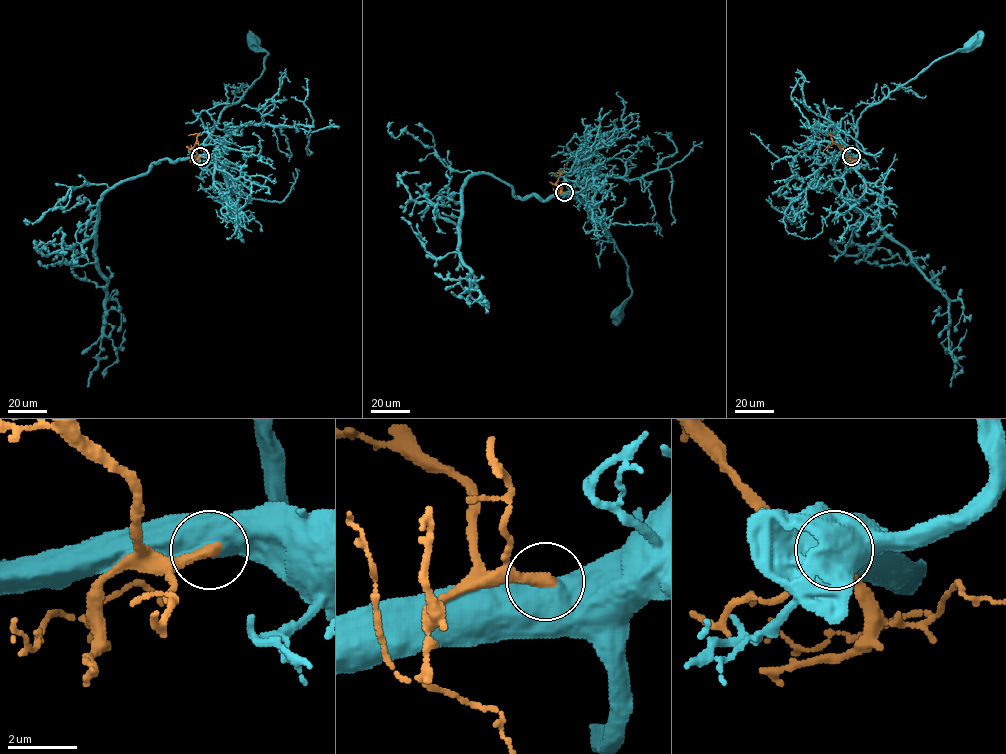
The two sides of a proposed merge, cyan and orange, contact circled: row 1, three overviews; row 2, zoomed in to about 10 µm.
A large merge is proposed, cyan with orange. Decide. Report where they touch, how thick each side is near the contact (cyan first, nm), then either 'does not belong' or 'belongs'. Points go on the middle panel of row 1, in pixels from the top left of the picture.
at (564, 192); 800 nm thick on the cyan side, 360 nm on the other; belongs

